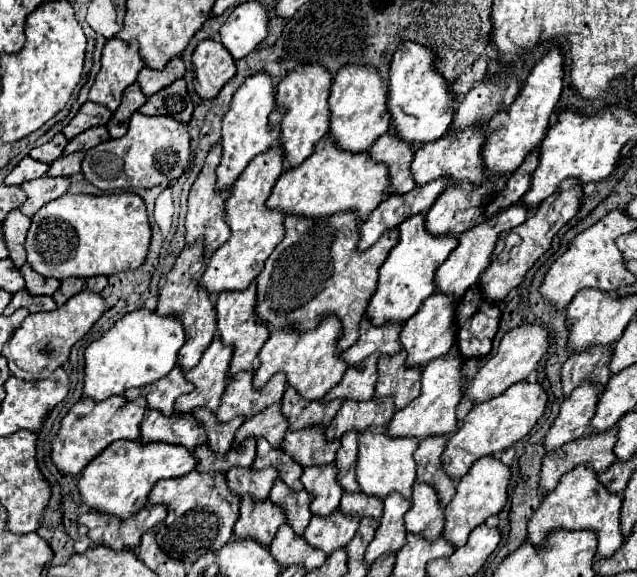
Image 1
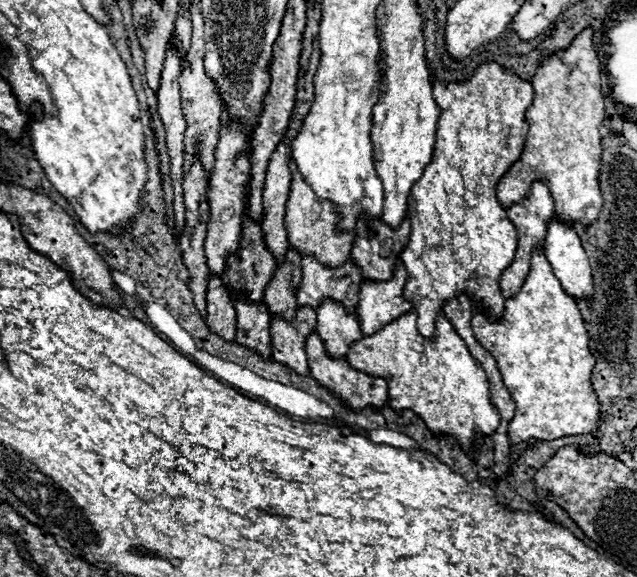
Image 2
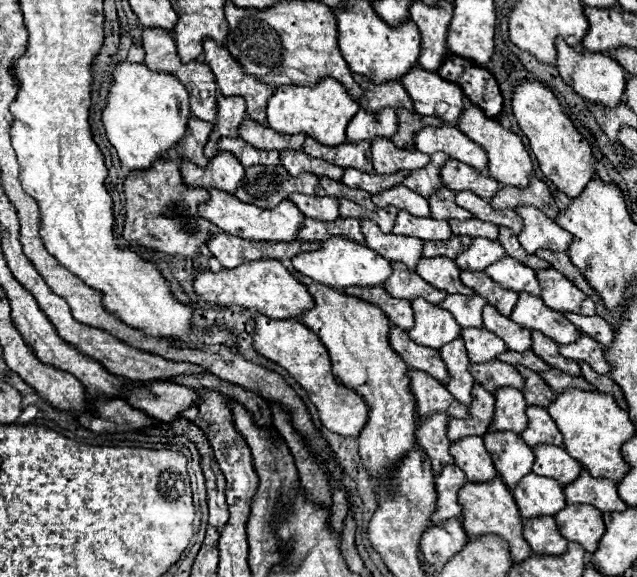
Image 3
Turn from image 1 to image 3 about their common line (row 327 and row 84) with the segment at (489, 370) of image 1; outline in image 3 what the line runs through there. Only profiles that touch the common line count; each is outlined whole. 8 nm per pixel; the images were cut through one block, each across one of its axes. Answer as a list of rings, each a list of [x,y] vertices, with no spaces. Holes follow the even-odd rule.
[[[540,82],[518,84],[512,96],[512,110],[522,132],[528,136],[530,150],[534,152],[544,176],[552,180],[556,188],[564,192],[568,198],[578,198],[582,190],[588,186],[588,182],[596,180],[598,174],[588,140],[576,130],[572,120],[562,112],[558,98],[552,94],[550,88],[542,86]]]

